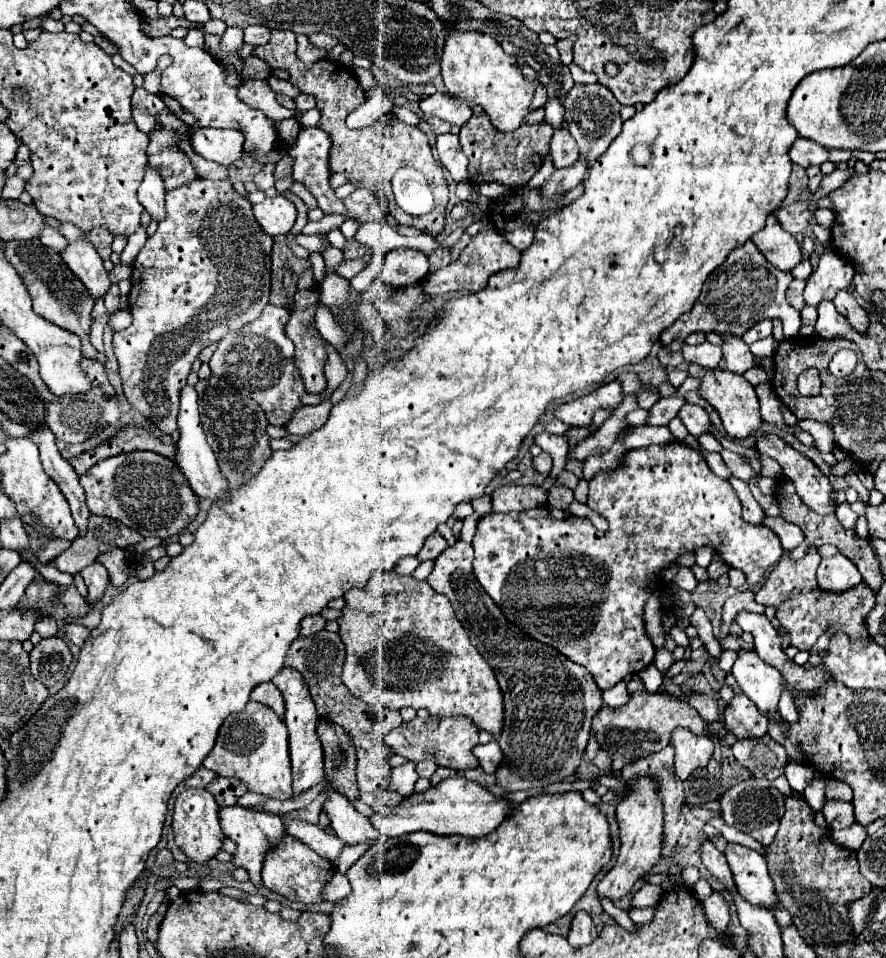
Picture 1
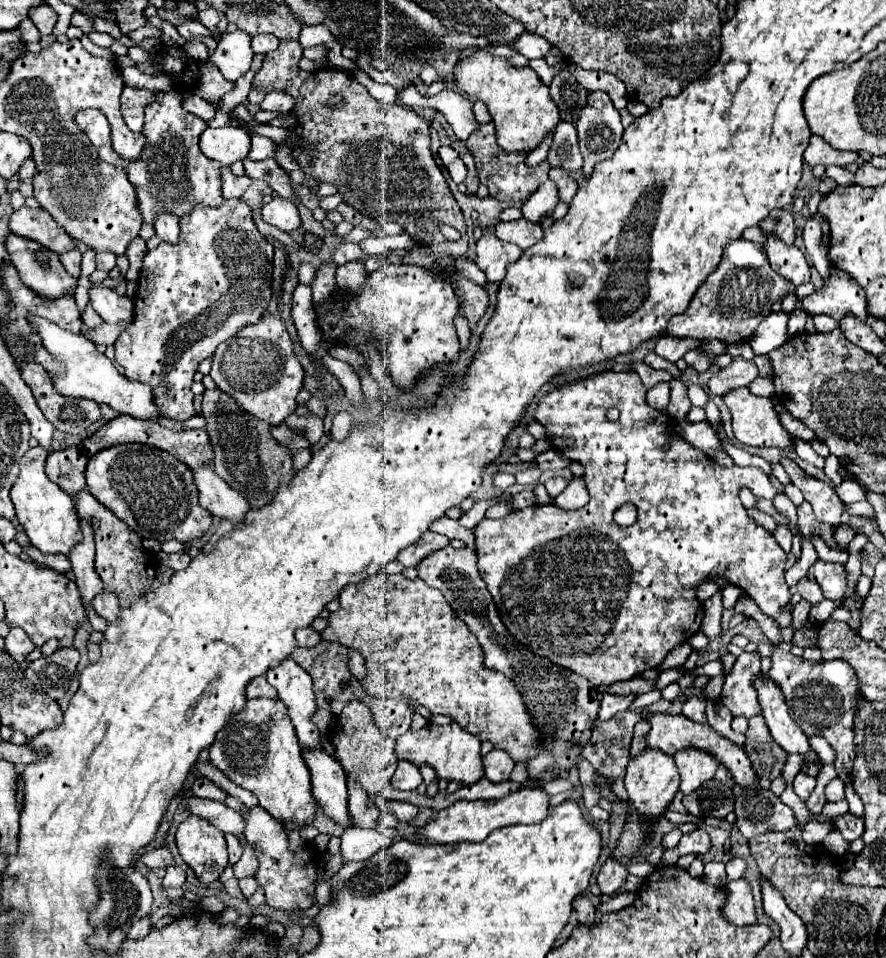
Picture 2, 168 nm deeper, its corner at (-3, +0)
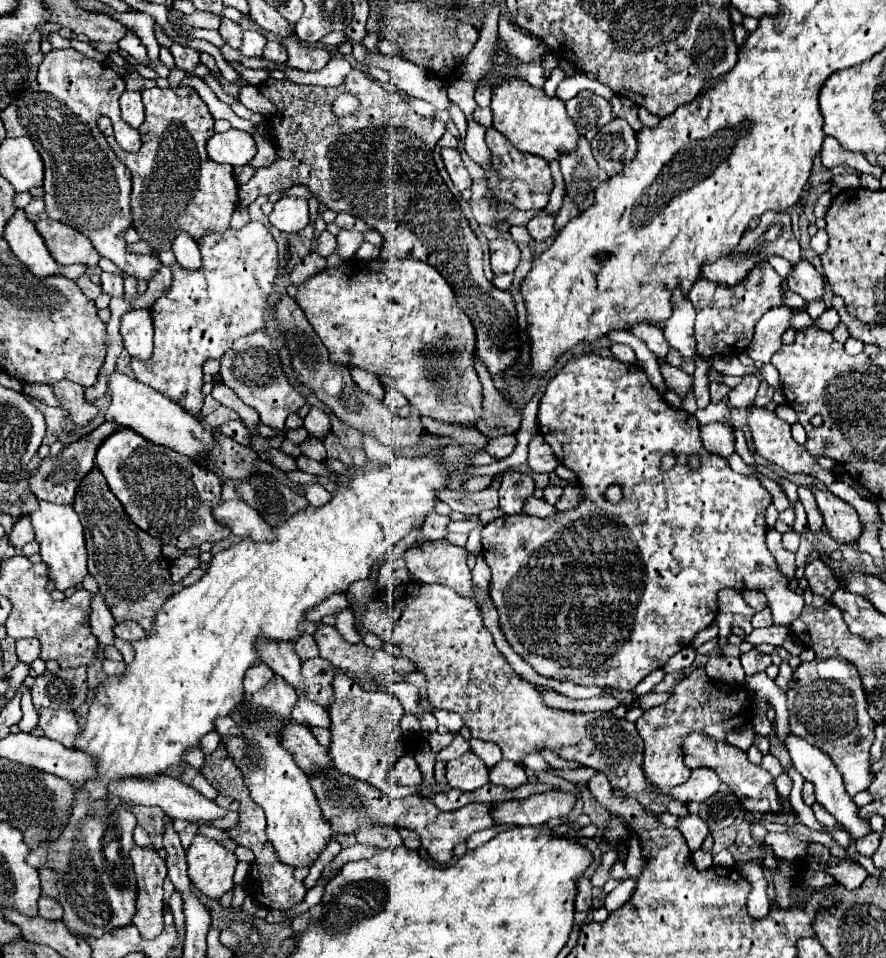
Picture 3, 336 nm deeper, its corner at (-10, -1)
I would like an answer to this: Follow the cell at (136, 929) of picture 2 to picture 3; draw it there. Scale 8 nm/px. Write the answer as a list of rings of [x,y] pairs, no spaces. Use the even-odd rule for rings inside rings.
[[[134,846],[130,858],[138,882],[136,918],[132,918],[132,924],[136,924],[142,938],[156,938],[164,926],[162,882],[166,878],[166,864],[158,856],[154,846],[148,848]]]

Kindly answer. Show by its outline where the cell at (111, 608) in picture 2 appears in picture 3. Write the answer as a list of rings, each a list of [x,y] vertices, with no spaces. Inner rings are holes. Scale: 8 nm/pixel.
[[[118,622],[114,634],[126,642],[136,642],[140,638],[146,638],[146,632],[136,622]]]

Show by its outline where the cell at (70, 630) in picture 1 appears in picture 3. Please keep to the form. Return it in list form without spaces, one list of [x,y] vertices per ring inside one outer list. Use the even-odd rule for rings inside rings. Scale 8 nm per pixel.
[[[104,660],[104,672],[108,676],[124,676],[124,668],[126,664],[124,662],[114,662],[114,660]]]

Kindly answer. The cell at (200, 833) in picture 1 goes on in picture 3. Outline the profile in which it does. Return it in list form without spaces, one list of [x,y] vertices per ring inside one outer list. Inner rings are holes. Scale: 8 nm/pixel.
[[[194,836],[188,852],[188,878],[208,898],[218,900],[234,888],[232,876],[236,868],[234,852],[220,846],[216,840]]]

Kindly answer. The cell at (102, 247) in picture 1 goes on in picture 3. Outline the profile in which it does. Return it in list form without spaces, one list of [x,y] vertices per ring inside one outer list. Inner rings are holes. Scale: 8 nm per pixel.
[[[102,272],[100,278],[102,278],[102,290],[104,290],[106,294],[110,294],[110,296],[118,296],[118,298],[124,296],[124,280],[122,280],[122,276]]]

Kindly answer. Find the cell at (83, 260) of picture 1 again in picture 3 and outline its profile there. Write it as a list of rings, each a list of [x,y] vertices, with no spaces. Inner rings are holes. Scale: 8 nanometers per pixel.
[[[130,310],[122,316],[120,334],[124,338],[124,348],[132,358],[148,360],[152,356],[152,318],[148,310]]]

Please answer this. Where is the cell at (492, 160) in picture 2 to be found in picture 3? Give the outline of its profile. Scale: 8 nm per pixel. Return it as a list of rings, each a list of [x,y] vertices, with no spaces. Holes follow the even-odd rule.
[[[494,128],[486,130],[486,144],[488,144],[490,152],[492,152],[492,174],[486,172],[492,194],[498,200],[514,204],[518,210],[544,210],[548,200],[550,200],[552,186],[554,186],[552,174],[550,174],[550,164],[544,158],[538,158],[538,156],[516,150]]]

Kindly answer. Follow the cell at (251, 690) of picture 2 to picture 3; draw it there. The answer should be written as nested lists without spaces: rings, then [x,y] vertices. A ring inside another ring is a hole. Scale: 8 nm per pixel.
[[[256,662],[256,666],[252,666],[252,670],[248,670],[248,674],[244,676],[244,692],[252,696],[256,690],[266,686],[272,678],[274,672],[264,662]]]

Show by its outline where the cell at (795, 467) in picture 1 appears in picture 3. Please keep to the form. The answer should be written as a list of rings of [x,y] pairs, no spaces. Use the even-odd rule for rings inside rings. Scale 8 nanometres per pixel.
[[[814,488],[814,498],[818,502],[818,508],[822,512],[824,524],[830,532],[830,536],[836,542],[844,542],[844,544],[852,544],[860,538],[862,534],[862,522],[856,514],[856,510],[852,506],[848,506],[844,500],[836,498],[834,494],[830,494],[828,490],[818,490]]]

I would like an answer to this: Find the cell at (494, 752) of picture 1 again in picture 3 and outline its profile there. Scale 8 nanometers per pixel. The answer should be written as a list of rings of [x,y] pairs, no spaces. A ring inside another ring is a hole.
[[[500,760],[492,770],[490,770],[490,782],[496,784],[496,786],[504,786],[506,790],[514,790],[522,784],[528,782],[528,776],[526,772],[516,766],[514,762],[506,762],[506,760]]]

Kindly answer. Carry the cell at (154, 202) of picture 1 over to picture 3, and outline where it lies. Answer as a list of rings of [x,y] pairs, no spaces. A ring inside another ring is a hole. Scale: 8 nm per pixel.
[[[178,234],[174,244],[172,244],[172,252],[178,260],[180,266],[184,266],[186,270],[198,270],[200,268],[200,250],[198,244],[188,236],[188,234]]]

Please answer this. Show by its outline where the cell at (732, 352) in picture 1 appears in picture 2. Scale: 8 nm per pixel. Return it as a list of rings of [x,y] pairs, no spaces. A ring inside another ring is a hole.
[[[733,357],[733,361],[719,371],[719,375],[711,377],[707,387],[713,395],[725,395],[737,387],[747,387],[757,377],[757,367],[753,361],[743,357]]]

